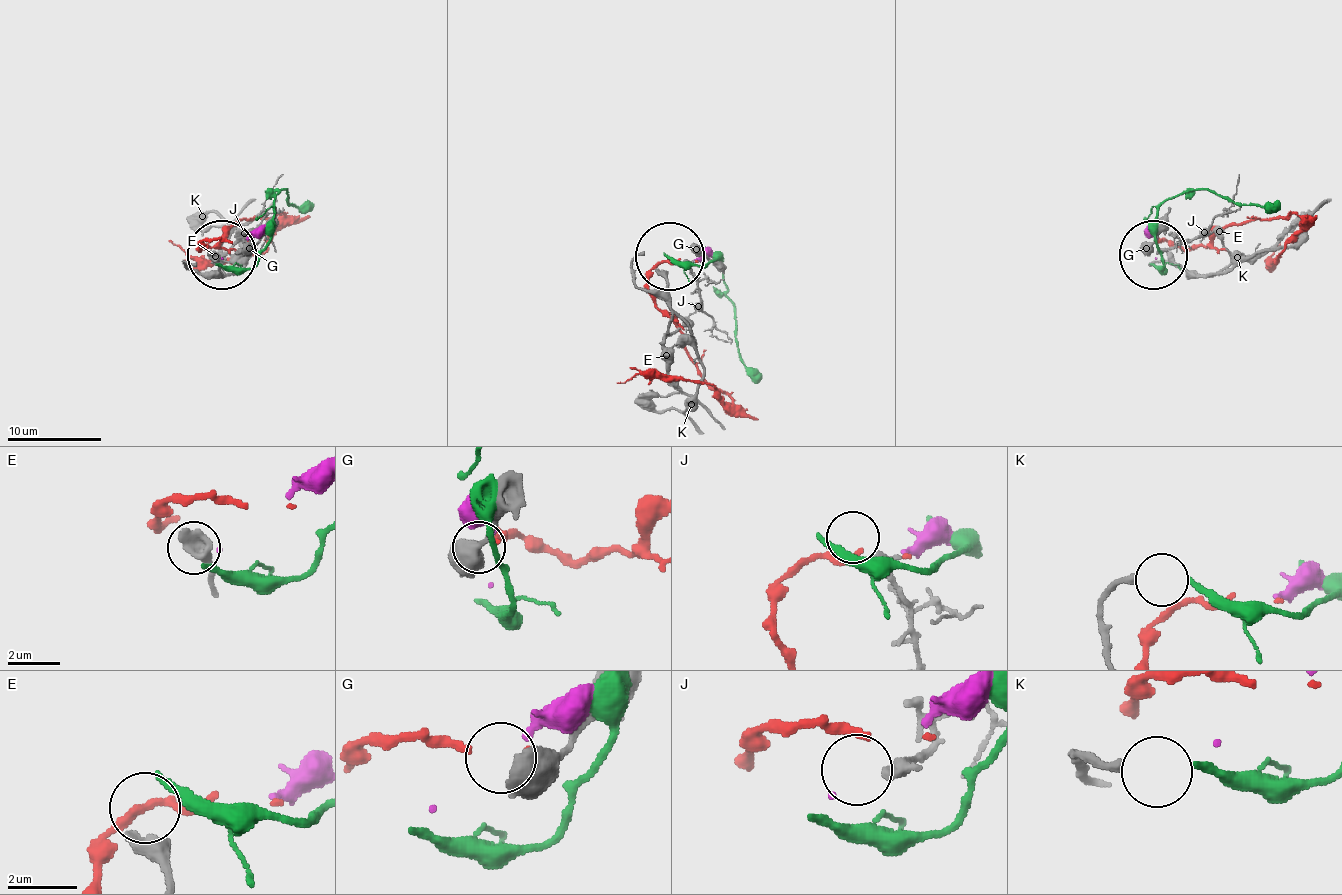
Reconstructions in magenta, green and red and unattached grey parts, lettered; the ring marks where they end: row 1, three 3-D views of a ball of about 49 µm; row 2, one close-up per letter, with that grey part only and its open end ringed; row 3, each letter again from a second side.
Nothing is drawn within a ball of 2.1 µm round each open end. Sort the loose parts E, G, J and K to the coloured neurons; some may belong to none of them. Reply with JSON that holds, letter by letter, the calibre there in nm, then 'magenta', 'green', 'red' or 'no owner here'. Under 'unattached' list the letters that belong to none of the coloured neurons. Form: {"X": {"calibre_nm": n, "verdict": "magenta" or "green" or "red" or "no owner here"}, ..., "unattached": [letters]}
{"E": {"calibre_nm": 440, "verdict": "magenta"}, "G": {"calibre_nm": 420, "verdict": "red"}, "J": {"calibre_nm": 440, "verdict": "no owner here"}, "K": {"calibre_nm": 280, "verdict": "green"}, "unattached": ["J"]}

